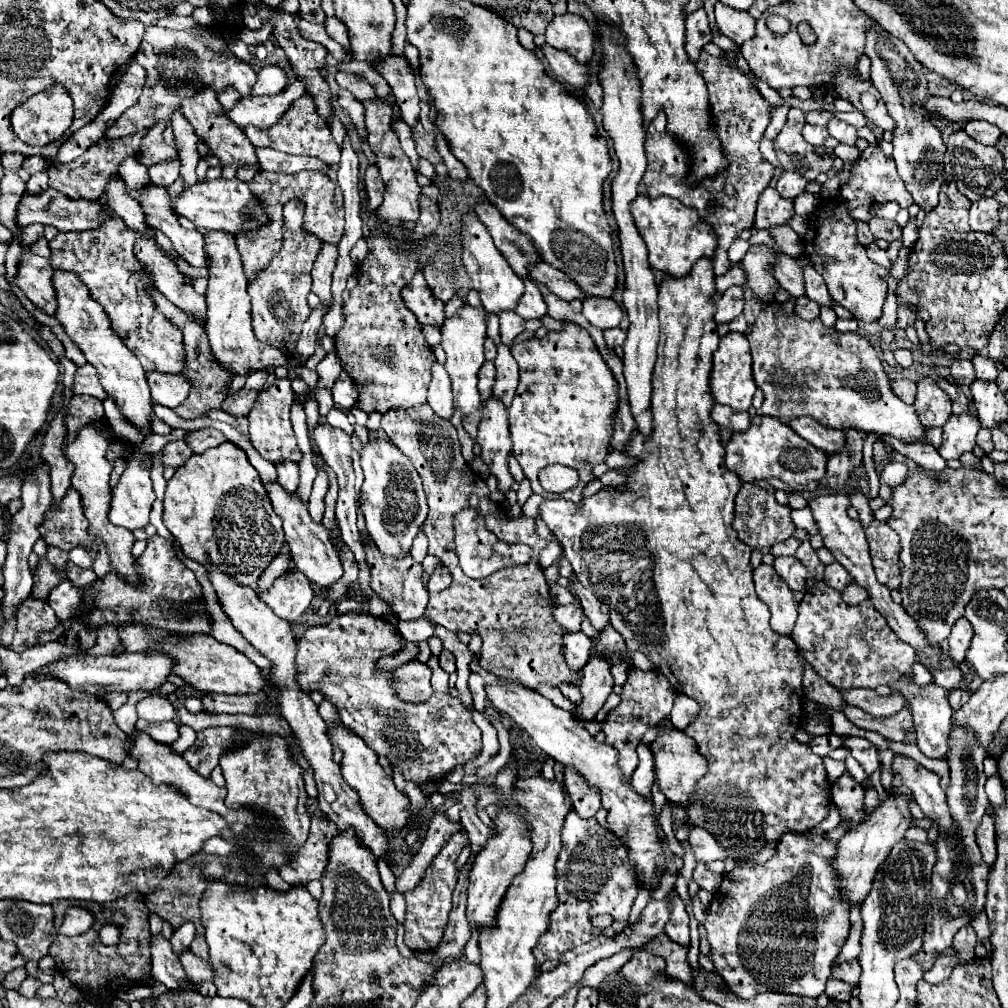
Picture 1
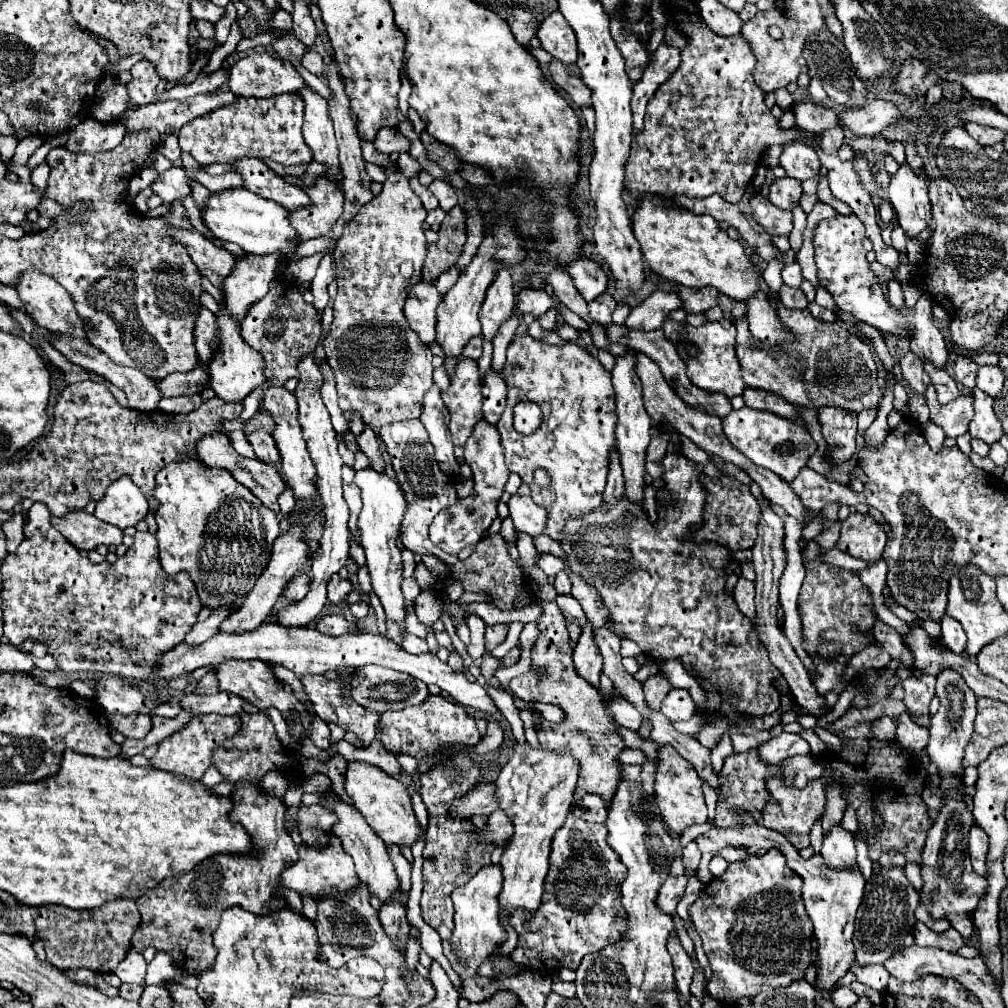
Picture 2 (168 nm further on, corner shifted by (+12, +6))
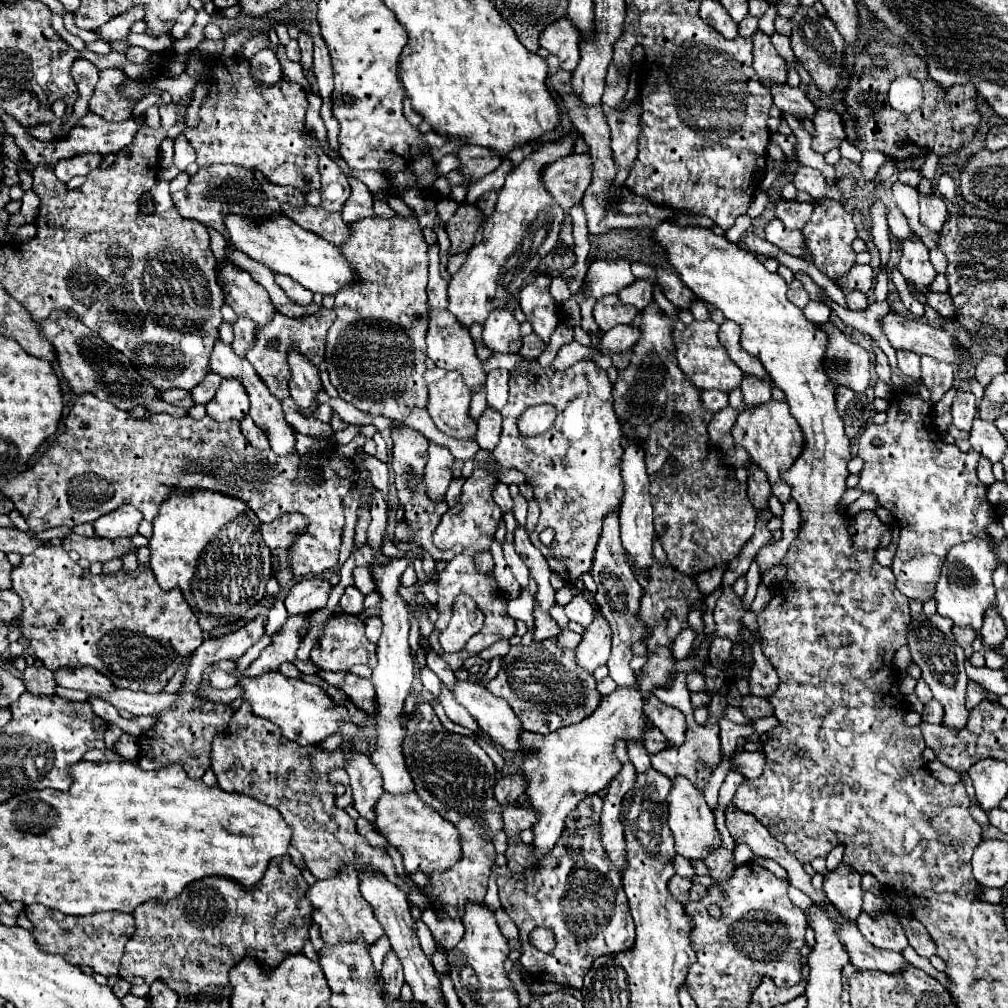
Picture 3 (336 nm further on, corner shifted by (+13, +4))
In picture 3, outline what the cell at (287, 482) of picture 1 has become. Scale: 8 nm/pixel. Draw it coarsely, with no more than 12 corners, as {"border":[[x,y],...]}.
{"border":[[241,420],[241,432],[259,450],[269,450],[265,432],[251,420]]}

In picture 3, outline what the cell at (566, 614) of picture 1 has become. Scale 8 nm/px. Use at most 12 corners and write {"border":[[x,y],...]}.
{"border":[[581,594],[565,604],[567,618],[587,628],[595,618],[593,606]]}

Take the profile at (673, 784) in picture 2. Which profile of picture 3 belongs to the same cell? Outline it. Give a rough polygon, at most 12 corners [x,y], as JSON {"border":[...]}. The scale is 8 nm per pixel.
{"border":[[687,778],[667,796],[677,854],[705,860],[721,846],[713,810]]}

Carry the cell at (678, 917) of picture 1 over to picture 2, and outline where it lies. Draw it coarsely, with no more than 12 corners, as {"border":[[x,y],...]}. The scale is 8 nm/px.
{"border":[[678,936],[668,938],[676,988],[688,1000],[692,962]]}

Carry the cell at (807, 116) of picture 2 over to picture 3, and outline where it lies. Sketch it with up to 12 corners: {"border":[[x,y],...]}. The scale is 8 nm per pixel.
{"border":[[773,84],[771,94],[781,112],[813,120],[817,106],[803,88]]}

